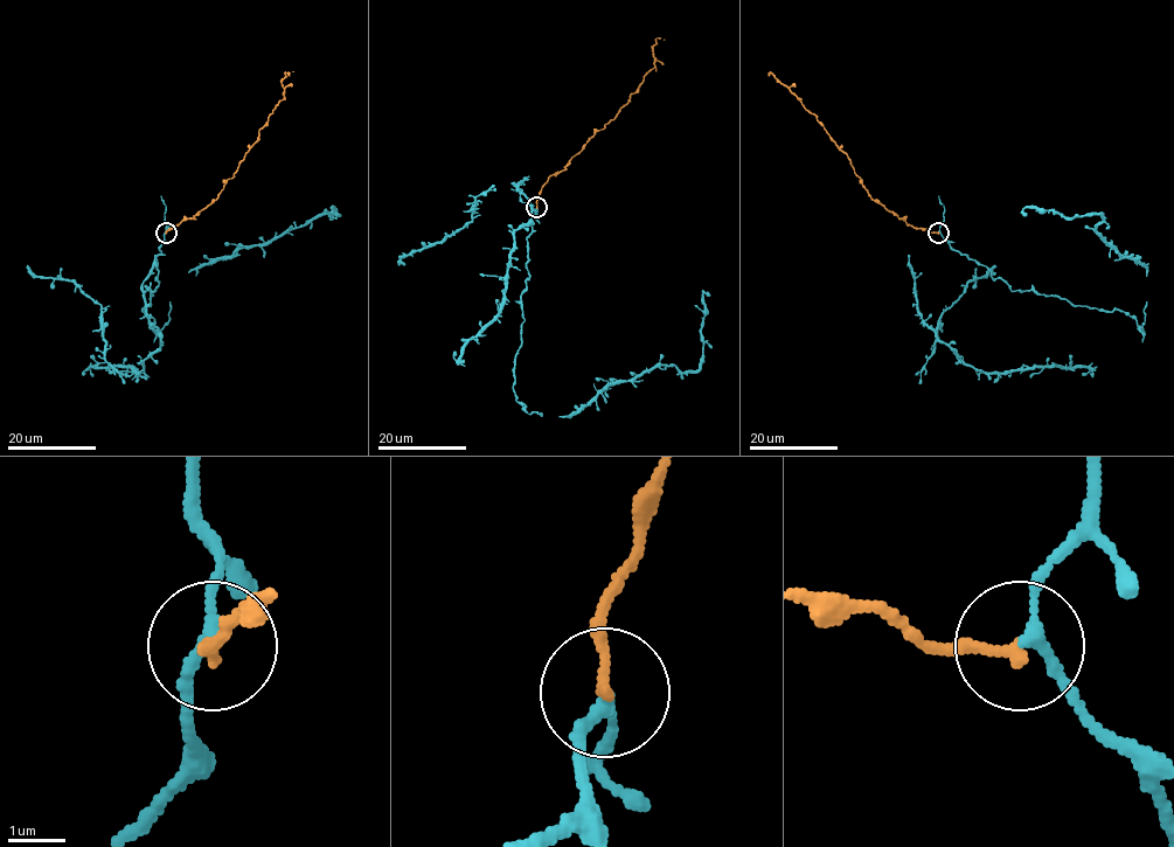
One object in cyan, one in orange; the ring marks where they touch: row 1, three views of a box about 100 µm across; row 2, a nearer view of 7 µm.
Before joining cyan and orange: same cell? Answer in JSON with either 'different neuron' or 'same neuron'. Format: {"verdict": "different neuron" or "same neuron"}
{"verdict": "same neuron"}

